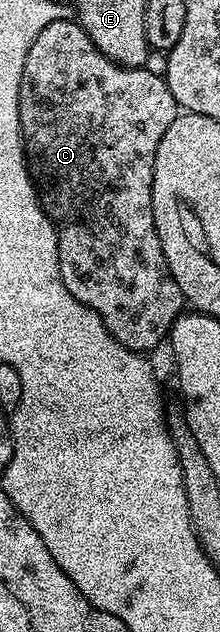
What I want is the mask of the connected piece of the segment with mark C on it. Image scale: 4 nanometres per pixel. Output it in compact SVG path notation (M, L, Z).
M61 18L44 28L36 40L32 40L32 48L28 48L28 56L24 60L24 72L20 80L20 124L22 125L22 140L30 177L38 192L38 201L42 203L42 211L49 216L58 232L58 259L60 260L60 276L64 280L64 288L80 300L88 308L92 308L104 320L104 328L117 342L124 344L129 350L147 352L167 341L170 329L179 314L184 310L184 299L180 292L180 284L172 280L172 272L168 272L168 264L164 260L164 248L160 248L160 236L156 232L156 220L152 212L152 180L156 164L156 148L160 148L160 140L164 140L164 132L168 132L168 124L176 120L180 113L178 101L172 96L165 77L153 75L143 68L119 66L117 62L104 56L92 44L88 32L77 20Z

